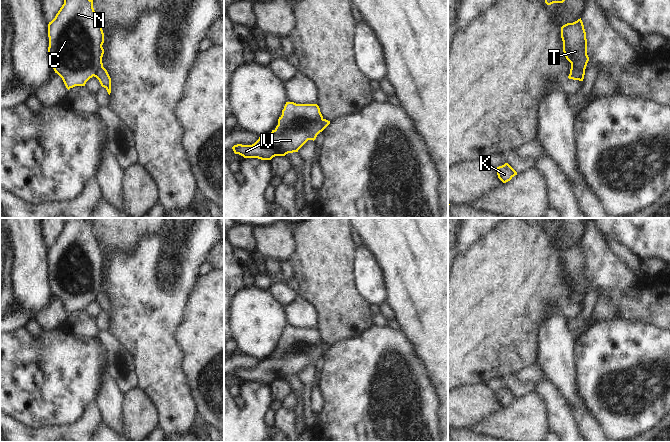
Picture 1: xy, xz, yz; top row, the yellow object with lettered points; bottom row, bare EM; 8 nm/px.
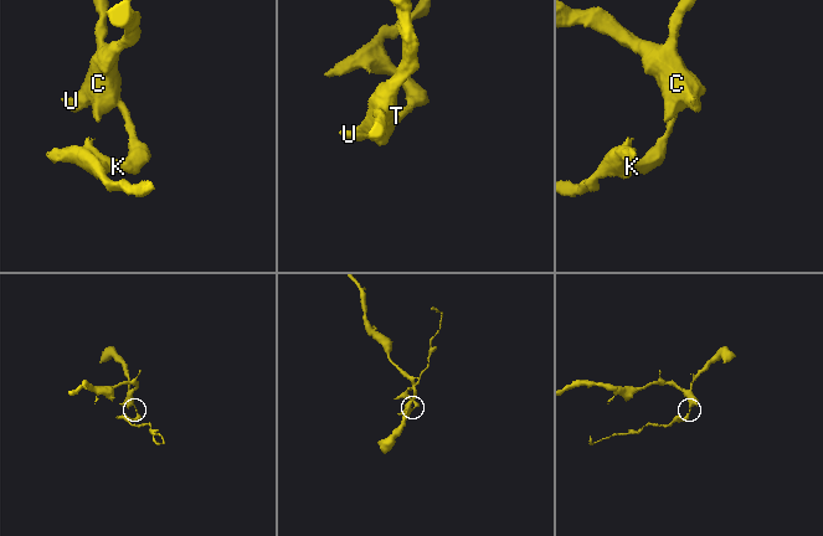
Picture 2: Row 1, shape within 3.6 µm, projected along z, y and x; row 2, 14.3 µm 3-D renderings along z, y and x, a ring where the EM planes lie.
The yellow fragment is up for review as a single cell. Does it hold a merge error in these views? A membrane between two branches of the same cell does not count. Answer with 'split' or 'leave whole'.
split

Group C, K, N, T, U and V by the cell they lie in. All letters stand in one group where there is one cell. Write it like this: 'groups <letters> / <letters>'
groups C N T U V / K

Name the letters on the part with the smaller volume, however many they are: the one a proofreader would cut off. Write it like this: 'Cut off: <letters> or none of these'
Cut off: K

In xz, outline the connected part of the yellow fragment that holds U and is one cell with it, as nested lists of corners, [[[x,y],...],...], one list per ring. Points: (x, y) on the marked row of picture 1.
[[[286,102],[278,125],[271,133],[259,137],[252,145],[237,144],[232,149],[244,158],[261,160],[298,152],[308,140],[314,141],[323,131],[322,120],[317,104]]]

